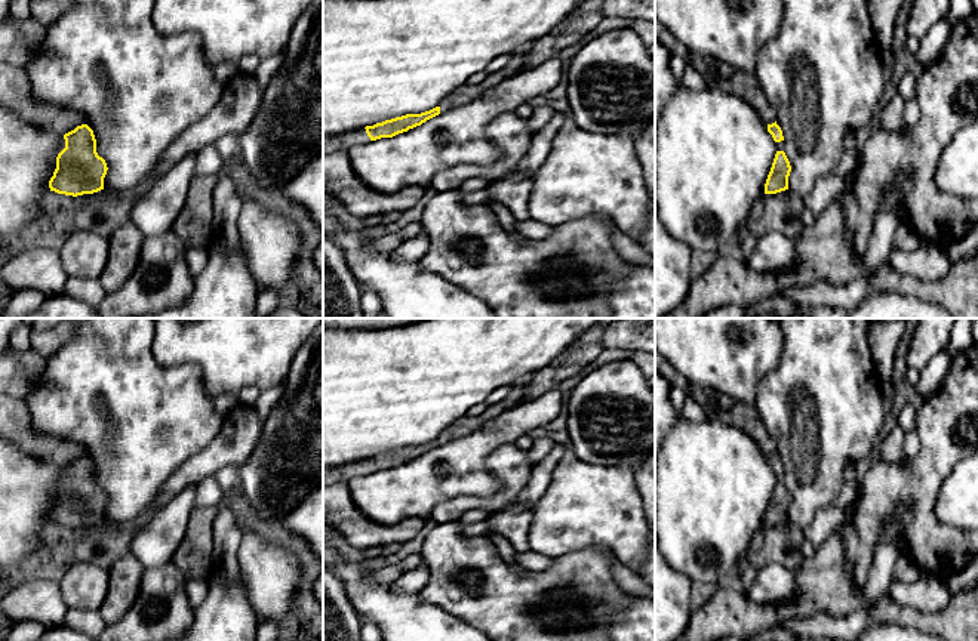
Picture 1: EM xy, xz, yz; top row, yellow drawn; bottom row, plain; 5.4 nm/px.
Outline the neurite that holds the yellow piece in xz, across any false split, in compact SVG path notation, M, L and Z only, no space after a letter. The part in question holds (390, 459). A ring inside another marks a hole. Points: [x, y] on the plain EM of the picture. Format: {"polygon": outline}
{"polygon": "M529 379L516 382L511 388L511 394L507 400L496 404L490 404L480 416L462 416L456 419L450 426L448 426L439 438L421 444L421 446L406 446L373 457L366 457L363 460L356 460L350 463L342 463L339 466L323 466L323 487L336 483L347 483L356 477L370 475L372 472L381 469L393 469L399 465L408 463L416 457L421 457L427 452L450 443L453 440L462 438L482 428L488 420L499 416L502 412L523 401Z"}

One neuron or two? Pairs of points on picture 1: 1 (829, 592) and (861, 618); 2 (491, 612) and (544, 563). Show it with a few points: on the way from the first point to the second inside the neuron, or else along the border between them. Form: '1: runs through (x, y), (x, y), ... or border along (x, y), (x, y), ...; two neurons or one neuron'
1: border along (820, 612), (842, 618), (866, 610), (870, 621); two neurons
2: border along (551, 560), (544, 570), (525, 570), (520, 566); two neurons

